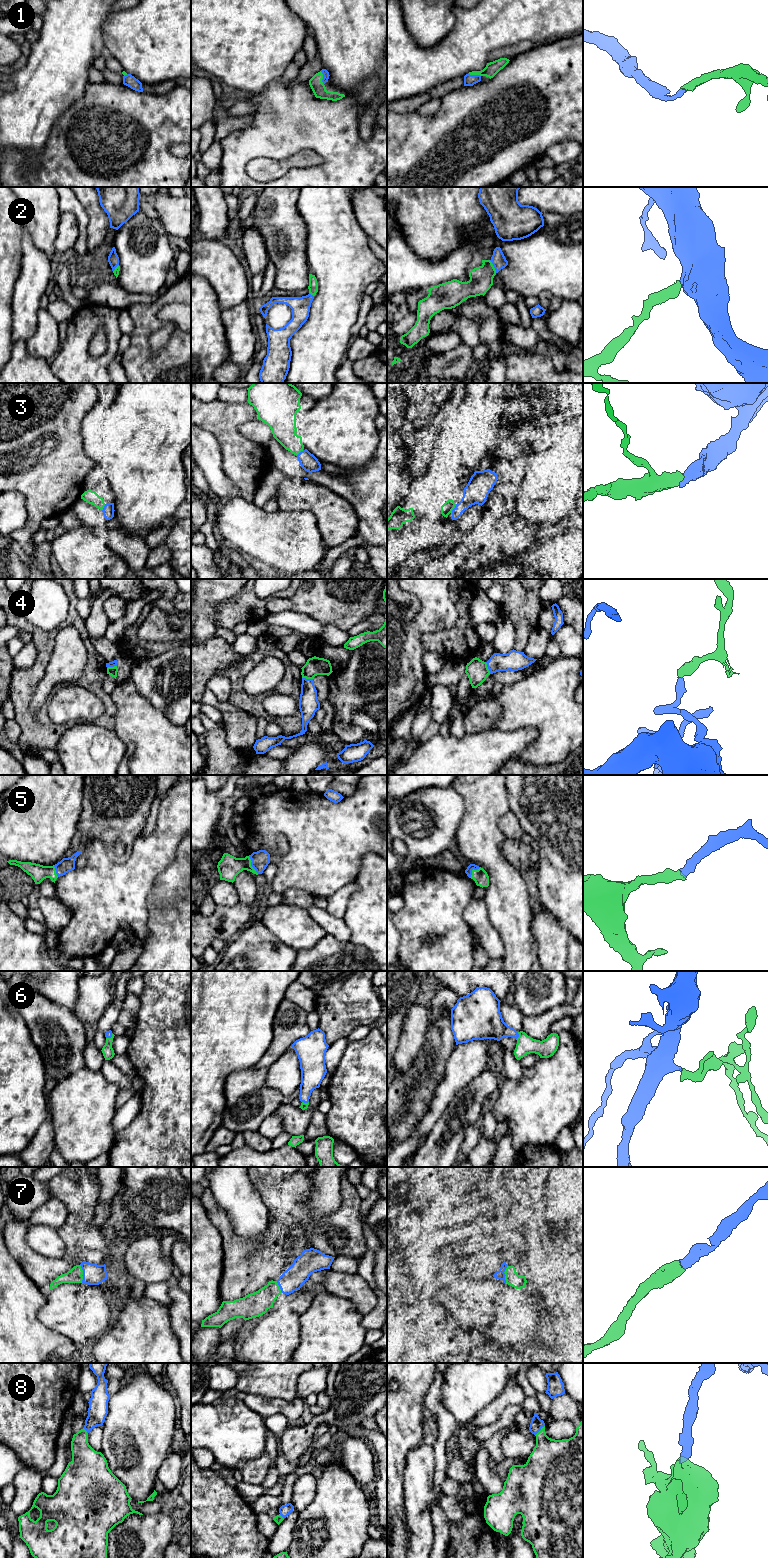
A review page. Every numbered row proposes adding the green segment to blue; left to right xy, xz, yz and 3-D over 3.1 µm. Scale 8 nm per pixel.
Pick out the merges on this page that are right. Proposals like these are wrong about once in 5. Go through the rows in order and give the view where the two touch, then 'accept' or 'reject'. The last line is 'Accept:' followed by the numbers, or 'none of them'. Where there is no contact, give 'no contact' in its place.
1: meets blue in xz; accept
2: meets blue in yz; accept
3: meets blue in yz; accept
4: meets blue in yz; reject
5: meets blue in xz; accept
6: meets blue in yz; accept
7: meets blue in xy; accept
8: meets blue in yz; accept
Accept: 1, 2, 3, 5, 6, 7, 8

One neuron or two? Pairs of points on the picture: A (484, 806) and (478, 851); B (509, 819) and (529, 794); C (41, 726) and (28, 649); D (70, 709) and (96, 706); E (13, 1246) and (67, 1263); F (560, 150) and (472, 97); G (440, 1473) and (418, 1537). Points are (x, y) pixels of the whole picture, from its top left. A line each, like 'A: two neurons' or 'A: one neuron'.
A: one neuron
B: two neurons
C: two neurons
D: one neuron
E: one neuron
F: two neurons
G: two neurons

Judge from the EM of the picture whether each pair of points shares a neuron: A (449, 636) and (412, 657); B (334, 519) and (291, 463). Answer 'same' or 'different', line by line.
A: different
B: different

